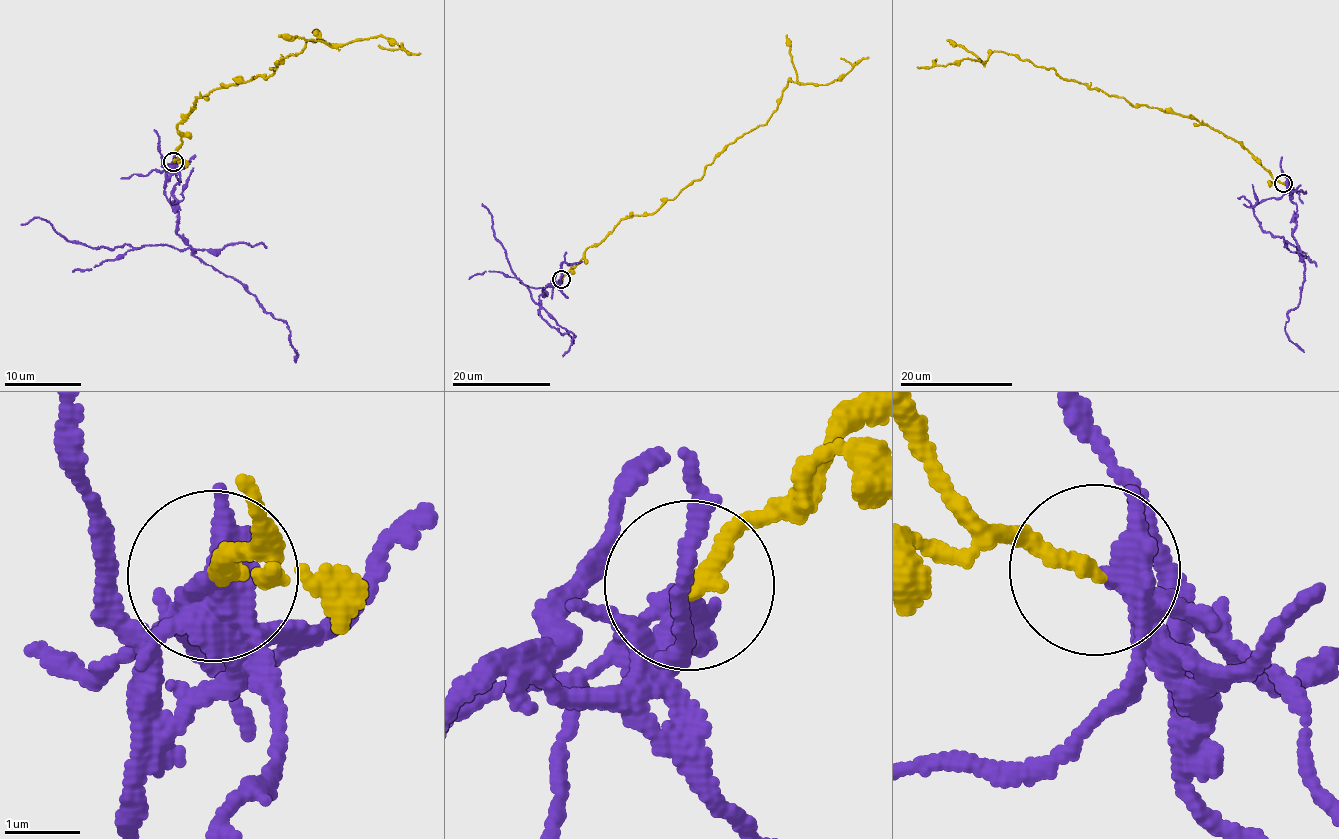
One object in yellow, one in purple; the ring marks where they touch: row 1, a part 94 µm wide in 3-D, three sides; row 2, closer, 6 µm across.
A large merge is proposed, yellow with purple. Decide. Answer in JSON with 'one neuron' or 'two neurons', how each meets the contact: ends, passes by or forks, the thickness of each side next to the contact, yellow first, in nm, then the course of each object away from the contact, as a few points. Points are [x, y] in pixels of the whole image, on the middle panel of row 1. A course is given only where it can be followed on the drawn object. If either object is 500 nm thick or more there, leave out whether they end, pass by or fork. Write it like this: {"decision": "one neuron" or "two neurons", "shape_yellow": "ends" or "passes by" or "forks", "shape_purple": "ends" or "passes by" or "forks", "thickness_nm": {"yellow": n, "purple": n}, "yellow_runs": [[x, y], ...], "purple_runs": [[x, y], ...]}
{"decision": "two neurons", "shape_yellow": "ends", "shape_purple": "passes by", "thickness_nm": {"yellow": 220, "purple": 360}, "yellow_runs": [[560, 279], [622, 219], [655, 211], [704, 174], [728, 144], [766, 123], [787, 82], [827, 85], [868, 56]], "purple_runs": [[560, 279], [542, 291], [540, 305], [532, 300], [530, 292], [513, 273], [492, 229], [491, 214], [482, 203]]}

